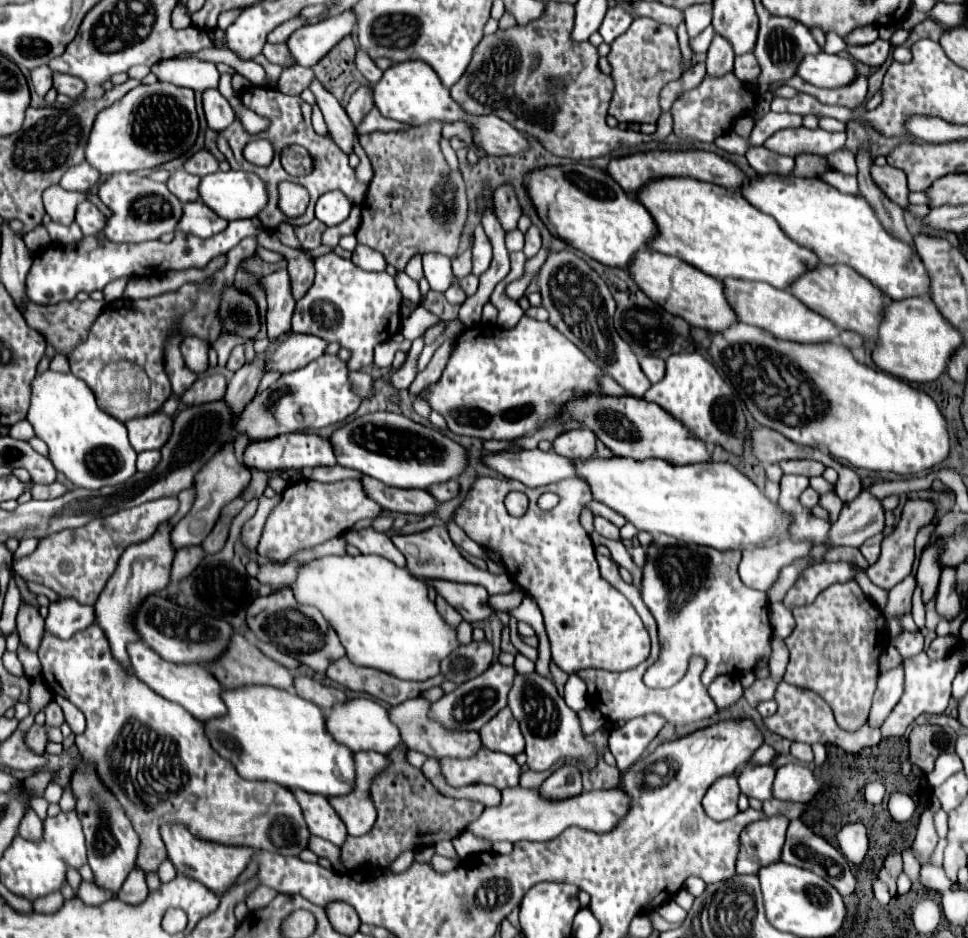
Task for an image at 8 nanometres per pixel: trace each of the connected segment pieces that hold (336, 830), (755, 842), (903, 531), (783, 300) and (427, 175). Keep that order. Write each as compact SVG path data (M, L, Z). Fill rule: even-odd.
M293 790L293 794L303 808L305 822L313 836L325 838L335 846L341 846L347 840L347 828L327 798L303 790Z
M783 816L749 824L739 836L737 874L757 874L761 866L779 862L787 824L789 820Z
M909 500L903 508L903 516L899 520L899 524L895 524L893 532L885 538L881 544L881 554L879 560L869 566L865 572L869 576L869 580L873 580L873 584L881 586L883 590L891 590L895 584L899 584L905 576L911 574L911 566L913 566L913 542L915 542L915 534L919 532L921 526L929 524L933 520L935 514L935 506L931 502L925 500Z
M723 280L723 284L727 290L727 298L739 316L739 322L767 330L781 340L791 340L791 342L801 342L801 344L833 342L839 336L837 326L833 326L827 318L819 316L817 312L809 310L801 300L797 300L787 290L777 290L777 288L771 288L769 284L745 282L745 280Z
M429 122L399 132L371 132L361 136L361 146L375 174L361 204L361 226L355 236L359 244L381 252L387 264L399 272L405 270L405 264L415 254L439 252L453 258L467 220L463 178L449 170L439 148L441 126L441 122Z

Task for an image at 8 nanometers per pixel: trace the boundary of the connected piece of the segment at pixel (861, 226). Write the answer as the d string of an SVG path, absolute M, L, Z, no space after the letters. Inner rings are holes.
M767 174L749 182L741 194L757 210L773 216L791 240L815 250L823 264L845 264L853 268L857 274L881 288L891 300L929 294L931 276L919 254L913 252L909 244L891 236L891 232L879 224L875 210L863 196L843 194L819 178L795 178L777 174Z

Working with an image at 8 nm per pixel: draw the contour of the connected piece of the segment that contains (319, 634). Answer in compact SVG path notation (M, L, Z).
M291 588L275 590L269 596L255 598L251 602L251 606L247 608L247 626L251 628L251 632L261 642L273 644L281 652L287 652L289 656L297 658L299 662L307 664L309 668L313 668L319 674L325 674L327 668L335 660L345 656L345 648L339 642L337 632L327 624L323 614L317 608L313 608L313 606L299 604L295 600Z

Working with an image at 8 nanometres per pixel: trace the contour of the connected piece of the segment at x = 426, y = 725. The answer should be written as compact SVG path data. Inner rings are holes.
M423 696L405 700L403 704L393 706L389 710L389 716L393 724L397 724L397 728L401 730L407 748L417 750L431 758L471 758L475 756L475 752L479 752L479 748L483 748L479 732L451 732L449 728L443 728L443 724L431 720L429 710L431 710L431 702Z

